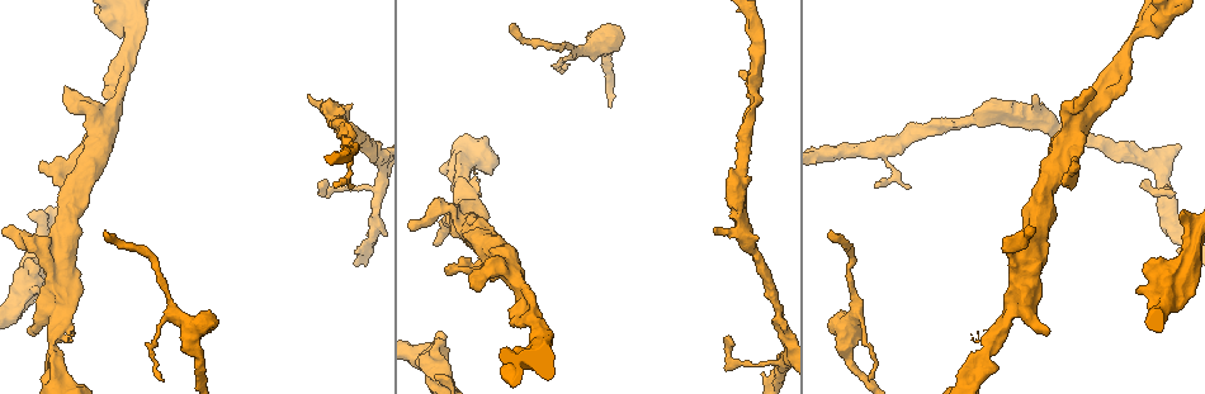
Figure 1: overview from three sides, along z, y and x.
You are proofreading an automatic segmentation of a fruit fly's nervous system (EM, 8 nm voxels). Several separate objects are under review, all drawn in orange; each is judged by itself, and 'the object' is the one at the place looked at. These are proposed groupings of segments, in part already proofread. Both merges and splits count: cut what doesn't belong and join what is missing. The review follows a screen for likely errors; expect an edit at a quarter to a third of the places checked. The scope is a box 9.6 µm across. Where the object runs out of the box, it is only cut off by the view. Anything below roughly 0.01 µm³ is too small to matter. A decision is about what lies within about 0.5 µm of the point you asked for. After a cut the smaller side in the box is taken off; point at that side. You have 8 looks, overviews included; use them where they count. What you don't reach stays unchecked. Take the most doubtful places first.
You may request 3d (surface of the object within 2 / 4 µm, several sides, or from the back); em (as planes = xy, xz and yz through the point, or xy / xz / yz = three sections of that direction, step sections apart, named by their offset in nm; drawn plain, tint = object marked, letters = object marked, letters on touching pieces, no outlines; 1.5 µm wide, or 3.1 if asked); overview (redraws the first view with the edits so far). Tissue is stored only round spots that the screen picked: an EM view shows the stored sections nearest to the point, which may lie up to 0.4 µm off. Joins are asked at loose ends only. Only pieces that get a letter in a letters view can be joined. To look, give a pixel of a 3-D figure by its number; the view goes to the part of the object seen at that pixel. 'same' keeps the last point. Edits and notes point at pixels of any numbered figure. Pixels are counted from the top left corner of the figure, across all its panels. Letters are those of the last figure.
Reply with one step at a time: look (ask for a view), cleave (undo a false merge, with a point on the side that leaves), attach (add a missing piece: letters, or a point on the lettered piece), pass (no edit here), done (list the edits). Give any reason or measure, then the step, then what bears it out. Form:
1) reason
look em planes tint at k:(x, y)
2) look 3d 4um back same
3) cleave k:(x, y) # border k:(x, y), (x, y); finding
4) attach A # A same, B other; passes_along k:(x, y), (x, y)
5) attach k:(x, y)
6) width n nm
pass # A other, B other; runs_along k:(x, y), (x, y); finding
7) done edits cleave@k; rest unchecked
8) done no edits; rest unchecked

thin end
look 3d 2um at 1:(510, 26)

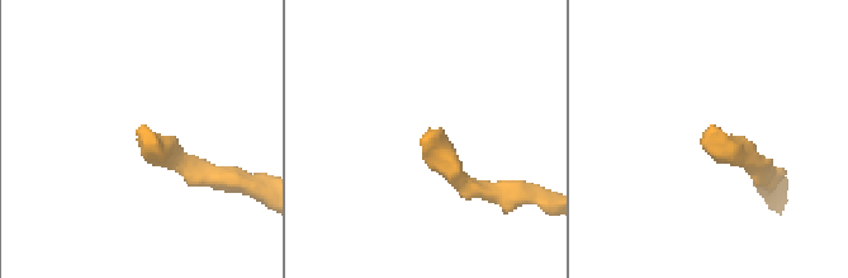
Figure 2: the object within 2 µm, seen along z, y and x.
need the tissue
look em planes plain at 2:(710, 125)

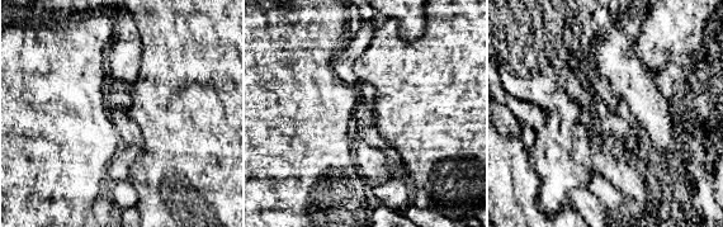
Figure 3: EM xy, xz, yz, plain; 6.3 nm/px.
look em planes letters same

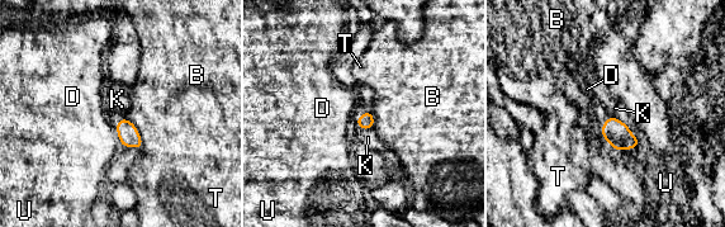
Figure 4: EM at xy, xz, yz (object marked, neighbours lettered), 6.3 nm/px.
width 100 nm
pass # B other, D other, K other, T other, U other; border 4:(609, 114), (619, 118), (630, 129); none of them fits

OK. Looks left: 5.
calibre changes
look em planes letters at 1:(94, 166)

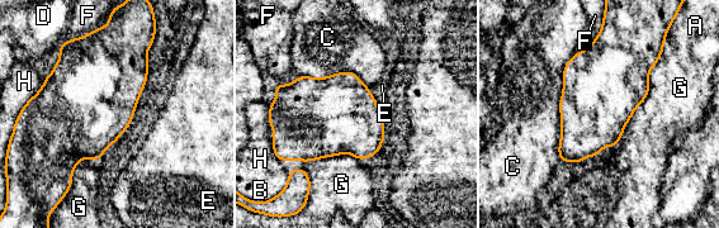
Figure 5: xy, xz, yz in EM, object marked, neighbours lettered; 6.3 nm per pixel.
longest_contact G 700 nm
pass # A other, B other, C other, D other, E other, F other, G other, H other; one cell here

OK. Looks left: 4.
thick end
look em planes letters at 1:(444, 334)

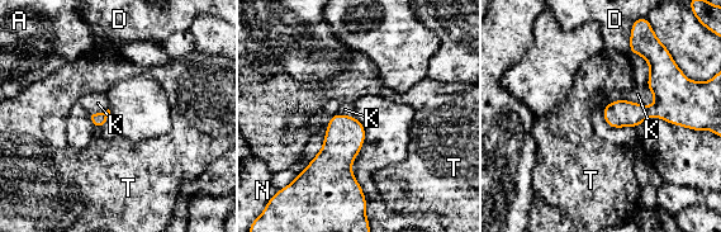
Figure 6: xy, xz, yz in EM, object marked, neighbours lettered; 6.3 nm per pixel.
pass # A other, D other, K other, N other, T other; border 6:(655, 96), (602, 112); no lettered piece goes on from it

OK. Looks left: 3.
done no edits; rest unchecked

